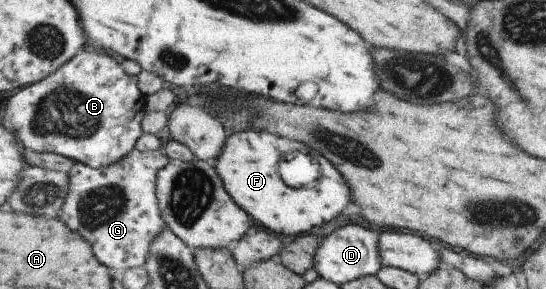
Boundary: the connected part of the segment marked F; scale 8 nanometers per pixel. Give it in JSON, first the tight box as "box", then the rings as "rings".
{"box":[216,130,353,237],"rings":[[[247,130],[235,132],[227,138],[223,154],[217,158],[216,168],[223,180],[225,190],[233,197],[241,208],[244,208],[253,220],[281,237],[293,237],[308,234],[313,228],[321,228],[341,214],[353,210],[351,204],[351,186],[339,172],[339,168],[327,160],[321,152],[311,150],[311,154],[323,166],[321,178],[311,184],[311,188],[293,188],[283,184],[279,174],[279,160],[283,154],[291,151],[307,153],[308,150],[301,142],[287,140],[275,136],[271,132]]]}

